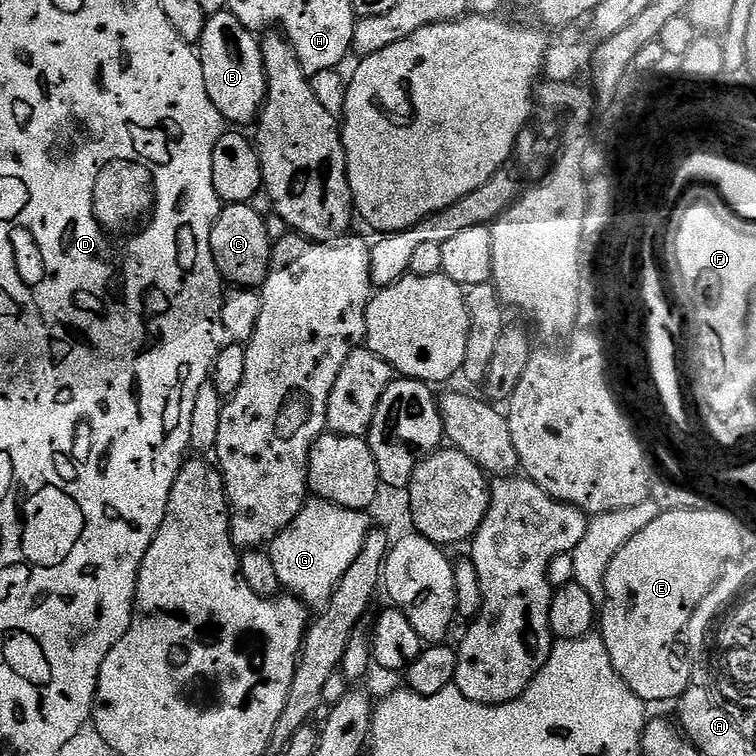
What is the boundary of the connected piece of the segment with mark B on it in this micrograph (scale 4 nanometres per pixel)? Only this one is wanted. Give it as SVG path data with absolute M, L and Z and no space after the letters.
M227 10L209 15L206 30L202 30L202 38L198 45L202 62L202 78L206 78L206 94L210 94L210 102L218 106L218 114L232 126L244 126L257 119L260 109L264 107L264 99L268 97L268 79L264 76L264 55L260 49L261 41L256 40L257 33L253 29L242 26L238 18Z

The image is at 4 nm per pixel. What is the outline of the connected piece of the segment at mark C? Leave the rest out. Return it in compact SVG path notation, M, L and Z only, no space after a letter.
M251 203L221 207L220 217L214 222L210 234L210 250L220 275L229 285L256 290L268 273L274 240L268 237L268 228L263 218L252 207Z

